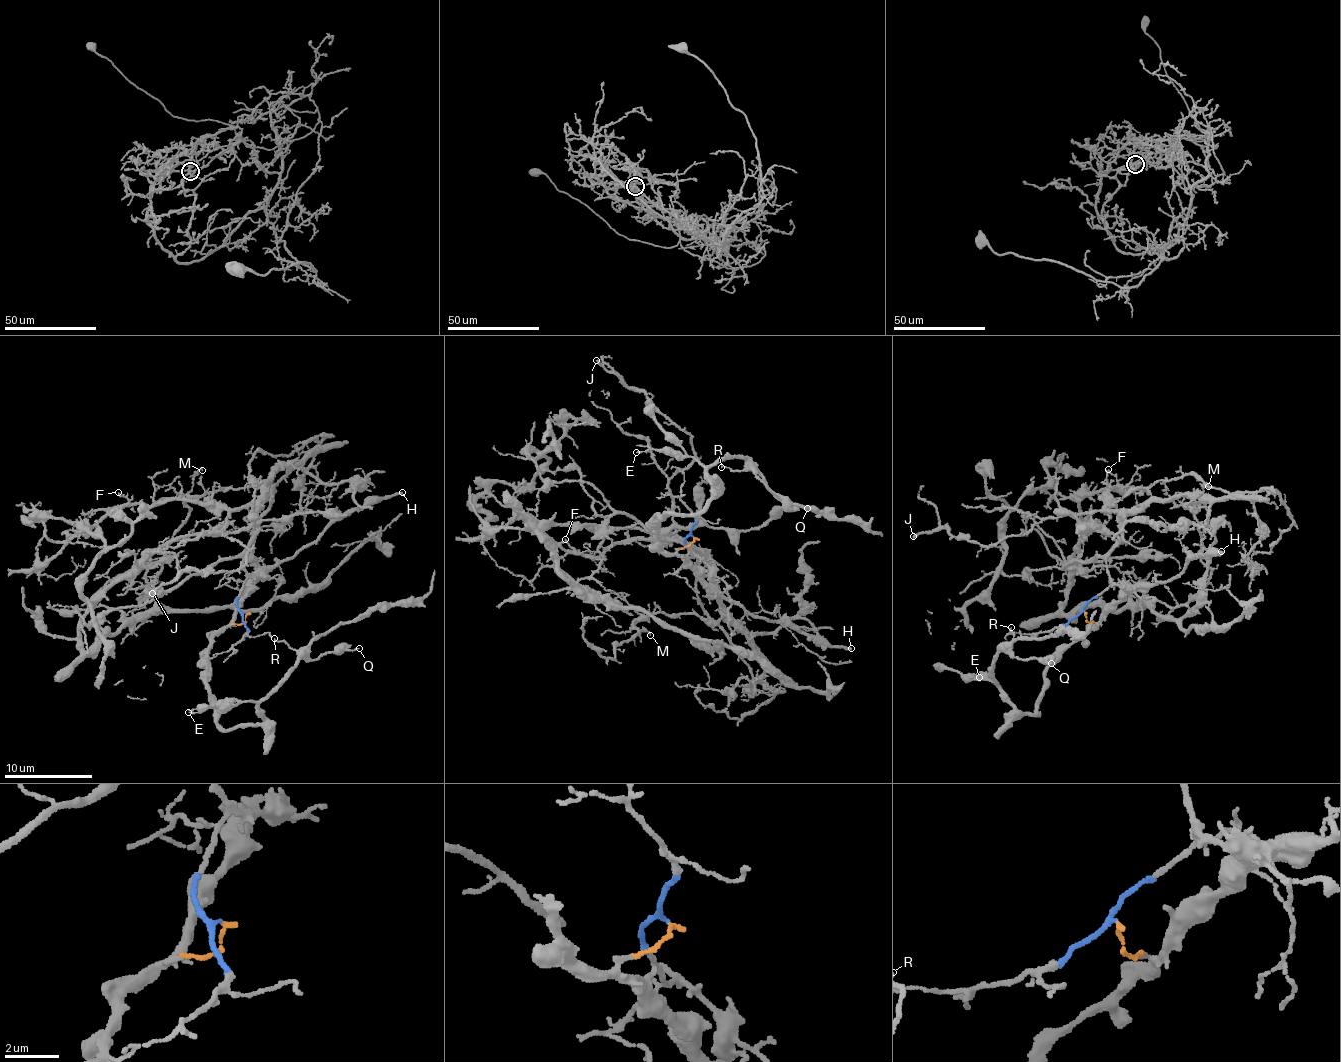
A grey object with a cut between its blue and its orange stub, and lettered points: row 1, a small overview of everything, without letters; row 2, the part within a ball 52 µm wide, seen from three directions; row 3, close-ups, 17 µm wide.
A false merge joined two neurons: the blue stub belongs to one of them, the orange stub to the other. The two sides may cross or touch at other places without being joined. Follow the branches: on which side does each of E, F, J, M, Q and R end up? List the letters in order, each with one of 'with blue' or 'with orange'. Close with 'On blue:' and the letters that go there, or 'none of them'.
E: with orange
F: with blue
J: with blue
M: with blue
Q: with orange
R: with orange
On blue: F, J, M

